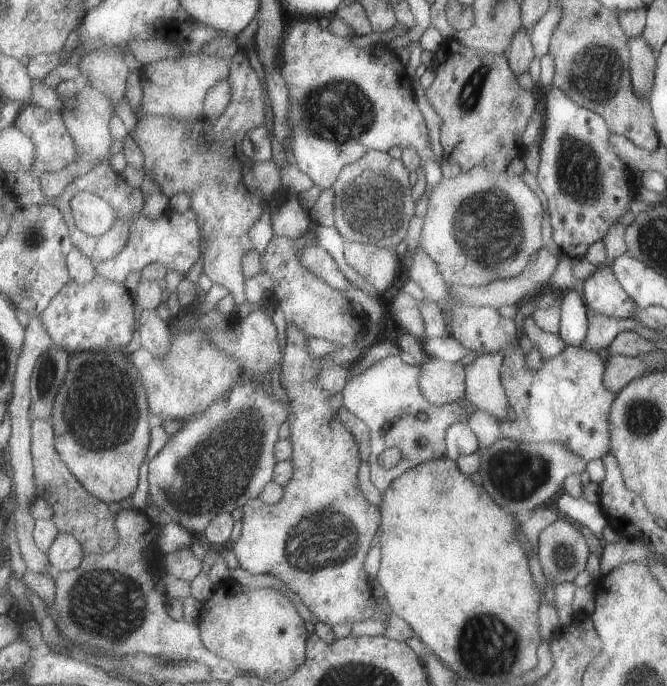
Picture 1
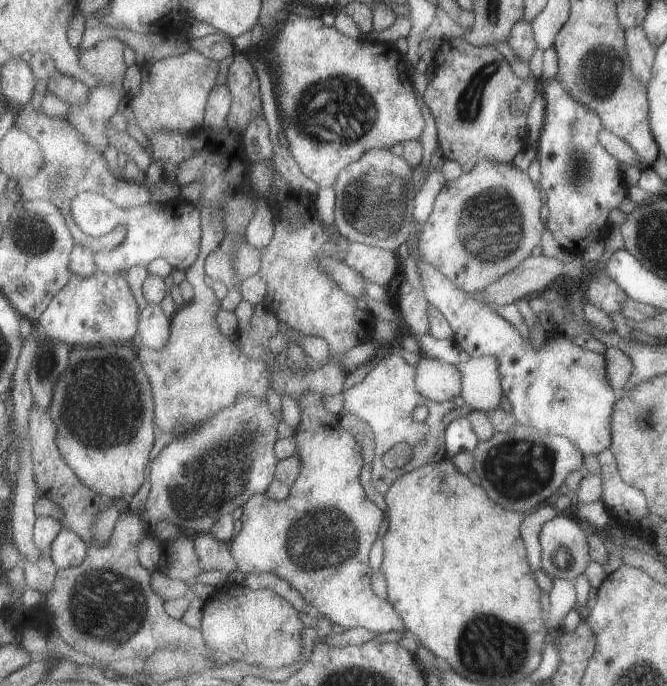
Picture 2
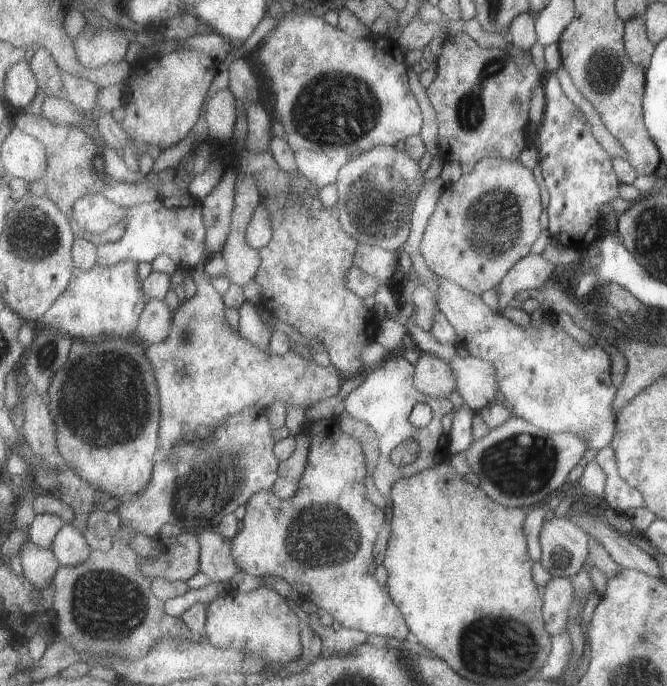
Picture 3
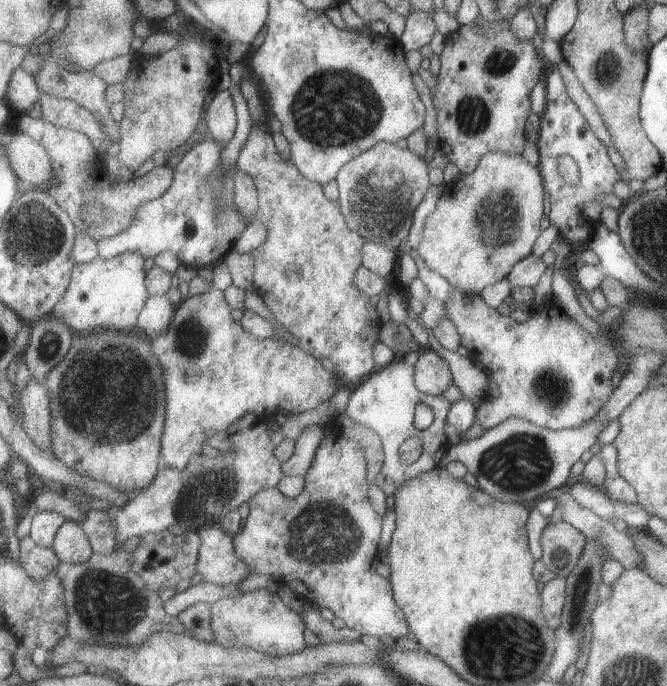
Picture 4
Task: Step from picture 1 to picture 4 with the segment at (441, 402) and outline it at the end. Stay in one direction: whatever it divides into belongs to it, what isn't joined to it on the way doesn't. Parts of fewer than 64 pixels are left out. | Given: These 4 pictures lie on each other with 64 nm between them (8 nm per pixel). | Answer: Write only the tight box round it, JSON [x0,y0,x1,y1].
[415,350,455,396]

